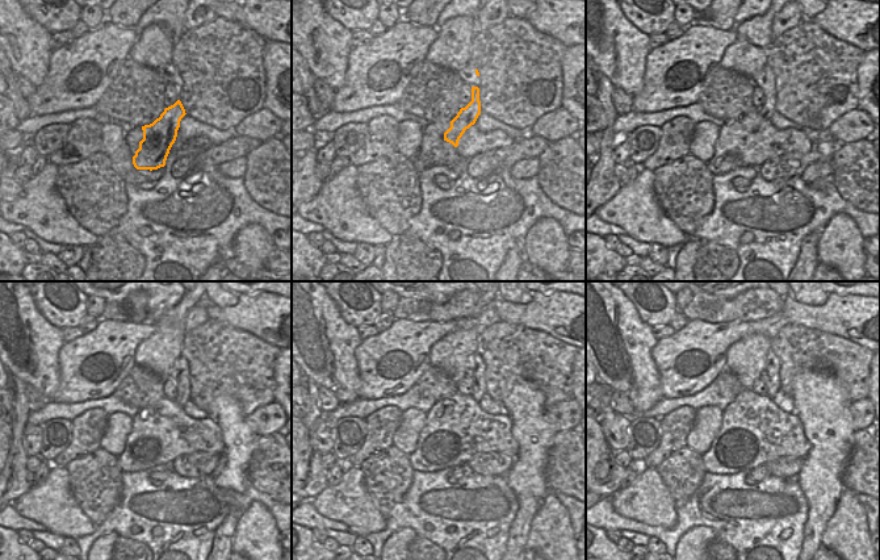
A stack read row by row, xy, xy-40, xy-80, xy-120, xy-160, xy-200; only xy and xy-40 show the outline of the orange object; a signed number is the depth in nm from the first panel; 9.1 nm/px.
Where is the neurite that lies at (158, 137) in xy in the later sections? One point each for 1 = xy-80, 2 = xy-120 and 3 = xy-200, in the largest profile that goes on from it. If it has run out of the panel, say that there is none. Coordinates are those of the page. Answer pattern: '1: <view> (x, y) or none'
1: xy-80 (766, 111)
2: xy-120 (183, 387)
3: xy-200 (770, 375)

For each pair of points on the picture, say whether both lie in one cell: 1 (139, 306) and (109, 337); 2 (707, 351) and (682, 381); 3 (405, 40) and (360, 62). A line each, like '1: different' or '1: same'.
1: different
2: same
3: same

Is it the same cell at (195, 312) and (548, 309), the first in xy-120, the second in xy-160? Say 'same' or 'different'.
different

